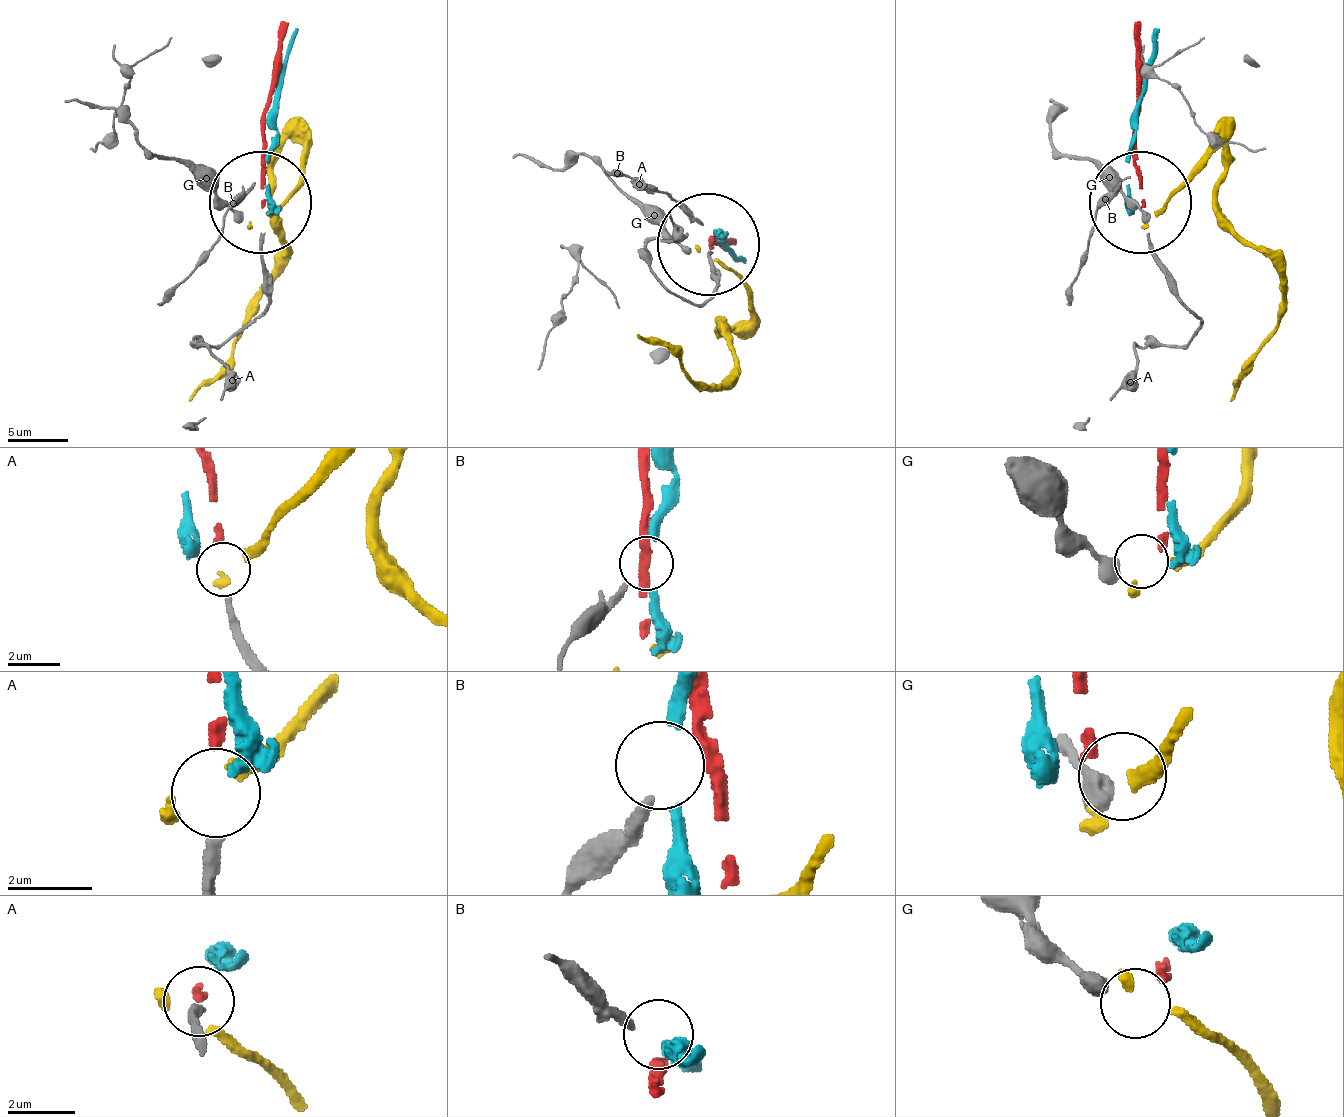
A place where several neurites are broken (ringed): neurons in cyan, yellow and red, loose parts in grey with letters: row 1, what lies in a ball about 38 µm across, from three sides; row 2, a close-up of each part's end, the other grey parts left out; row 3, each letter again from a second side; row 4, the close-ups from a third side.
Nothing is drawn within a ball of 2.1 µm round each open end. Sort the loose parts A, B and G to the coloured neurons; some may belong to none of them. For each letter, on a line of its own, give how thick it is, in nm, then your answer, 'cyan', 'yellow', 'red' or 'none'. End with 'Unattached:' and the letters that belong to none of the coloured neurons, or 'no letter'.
A: 280 nm | red
B: 280 nm | none
G: 550 nm | none
Unattached: B, G

